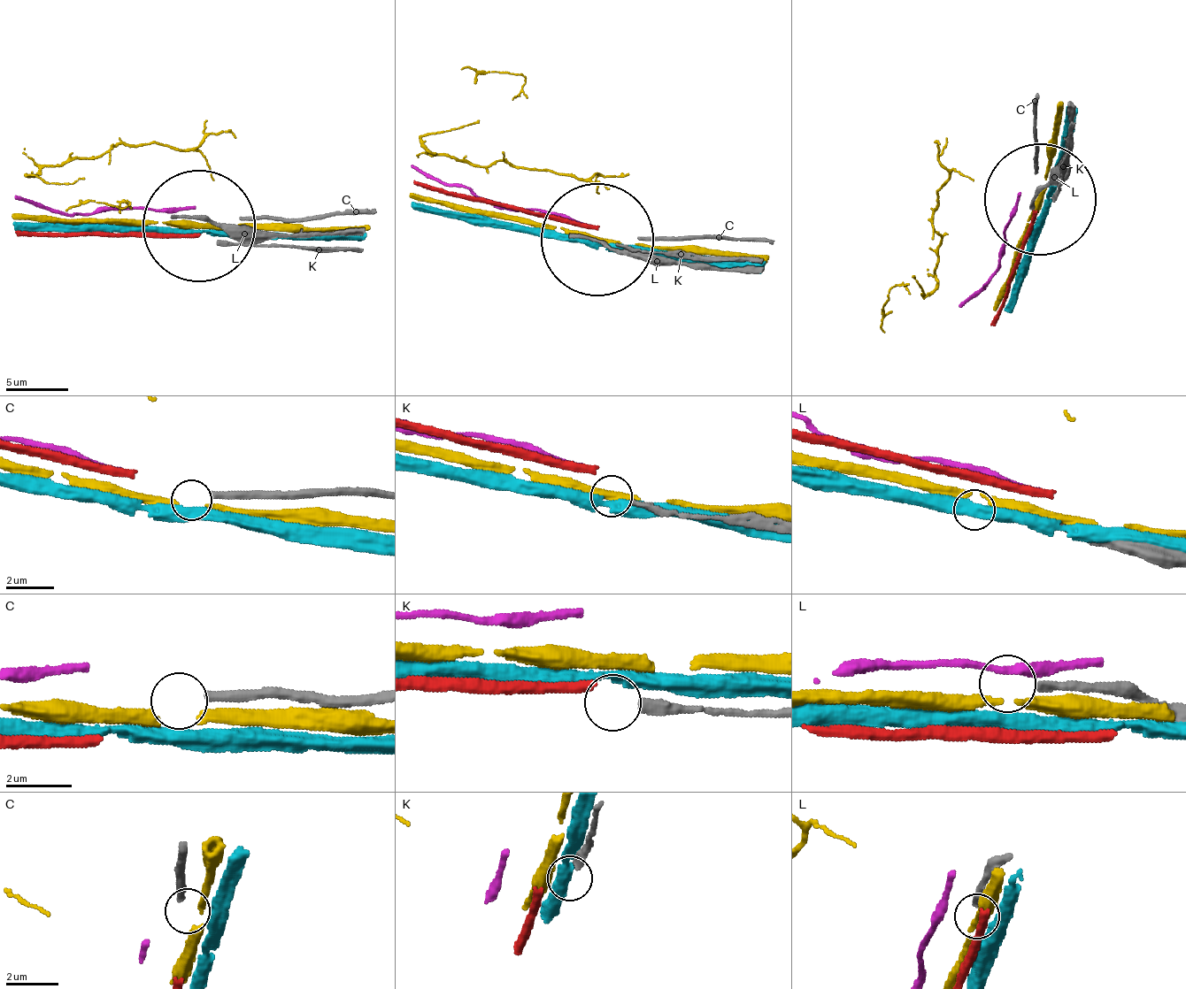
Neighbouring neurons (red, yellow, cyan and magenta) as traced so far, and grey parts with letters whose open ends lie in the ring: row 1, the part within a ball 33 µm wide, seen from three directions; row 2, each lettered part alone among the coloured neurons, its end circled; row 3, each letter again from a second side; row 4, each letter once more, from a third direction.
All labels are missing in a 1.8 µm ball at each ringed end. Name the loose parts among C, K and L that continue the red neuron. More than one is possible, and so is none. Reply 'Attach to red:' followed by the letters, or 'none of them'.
Attach to red: none of them

